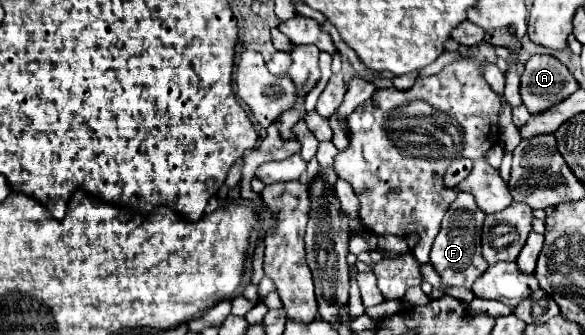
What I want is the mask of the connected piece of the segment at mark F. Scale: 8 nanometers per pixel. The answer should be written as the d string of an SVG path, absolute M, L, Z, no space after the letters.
M459 192L457 200L447 210L441 222L441 230L431 248L431 264L443 278L441 288L451 288L451 286L471 288L473 282L487 270L489 264L483 260L479 252L479 236L485 216L487 214L475 204L475 196L471 196L469 192Z

